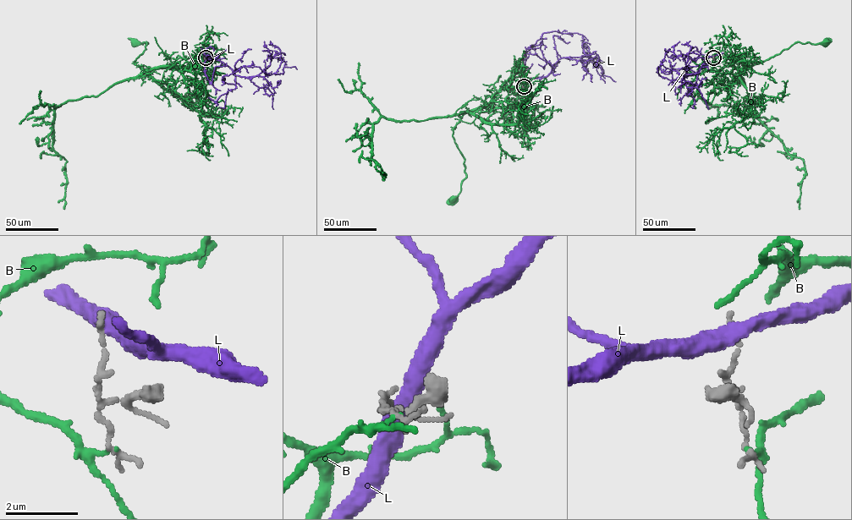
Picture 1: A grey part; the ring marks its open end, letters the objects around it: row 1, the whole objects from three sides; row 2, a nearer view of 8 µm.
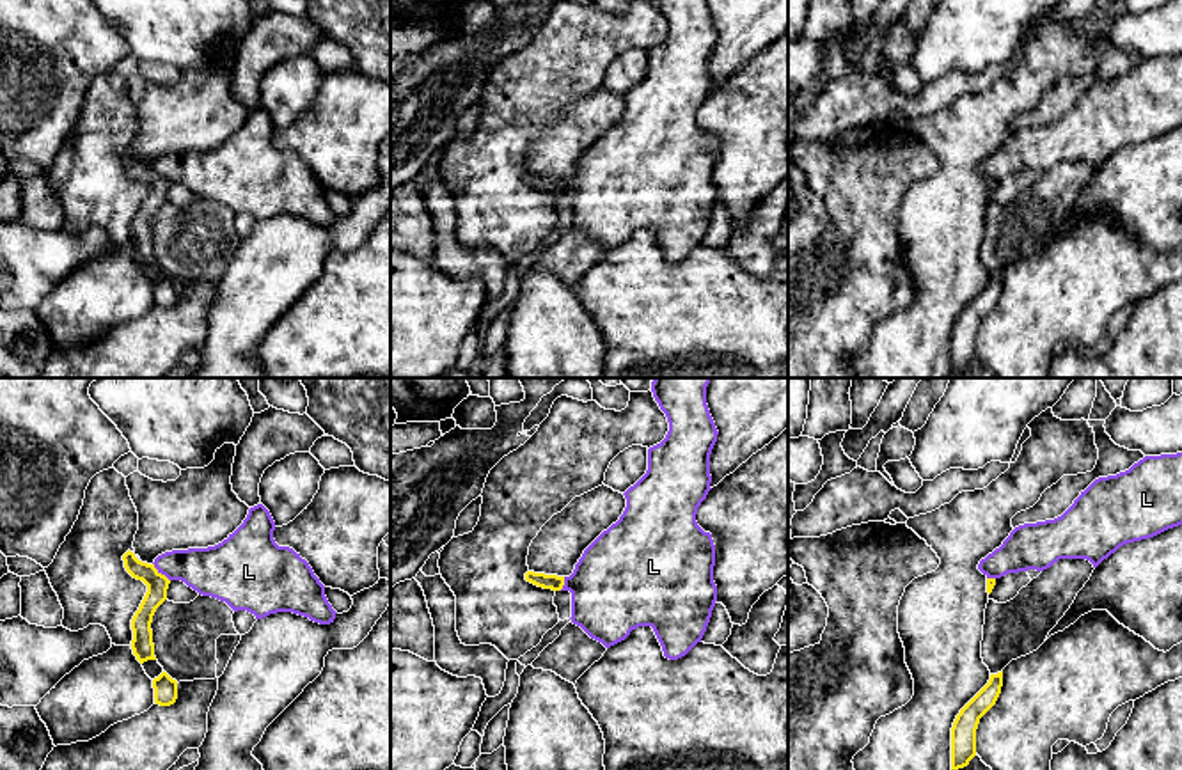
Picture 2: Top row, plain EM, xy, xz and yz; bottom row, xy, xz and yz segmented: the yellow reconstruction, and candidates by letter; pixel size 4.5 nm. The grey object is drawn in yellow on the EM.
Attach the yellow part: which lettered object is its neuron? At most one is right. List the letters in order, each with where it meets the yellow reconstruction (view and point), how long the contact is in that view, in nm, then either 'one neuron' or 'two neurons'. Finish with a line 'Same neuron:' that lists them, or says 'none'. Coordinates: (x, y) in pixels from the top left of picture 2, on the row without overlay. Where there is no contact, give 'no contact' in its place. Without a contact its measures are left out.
B: no contact | two neurons
L: xy (160, 176) | 120 nm | two neurons
Same neuron: none

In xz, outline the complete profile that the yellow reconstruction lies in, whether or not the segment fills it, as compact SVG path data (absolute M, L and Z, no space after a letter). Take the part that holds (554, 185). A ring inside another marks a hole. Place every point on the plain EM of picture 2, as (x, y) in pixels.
M527 174L525 183L538 190L552 192L552 193L561 193L564 188L564 179L534 176L534 174Z

